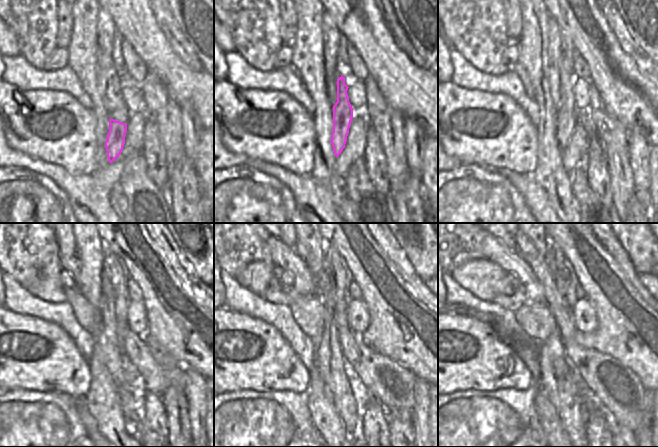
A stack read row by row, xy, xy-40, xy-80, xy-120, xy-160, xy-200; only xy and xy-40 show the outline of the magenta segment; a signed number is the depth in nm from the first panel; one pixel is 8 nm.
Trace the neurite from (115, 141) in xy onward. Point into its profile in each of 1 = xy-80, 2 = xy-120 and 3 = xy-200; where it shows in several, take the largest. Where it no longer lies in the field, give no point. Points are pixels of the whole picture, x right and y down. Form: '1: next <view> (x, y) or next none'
1: next xy-80 (566, 112)
2: next xy-120 (122, 299)
3: next xy-200 (554, 257)

